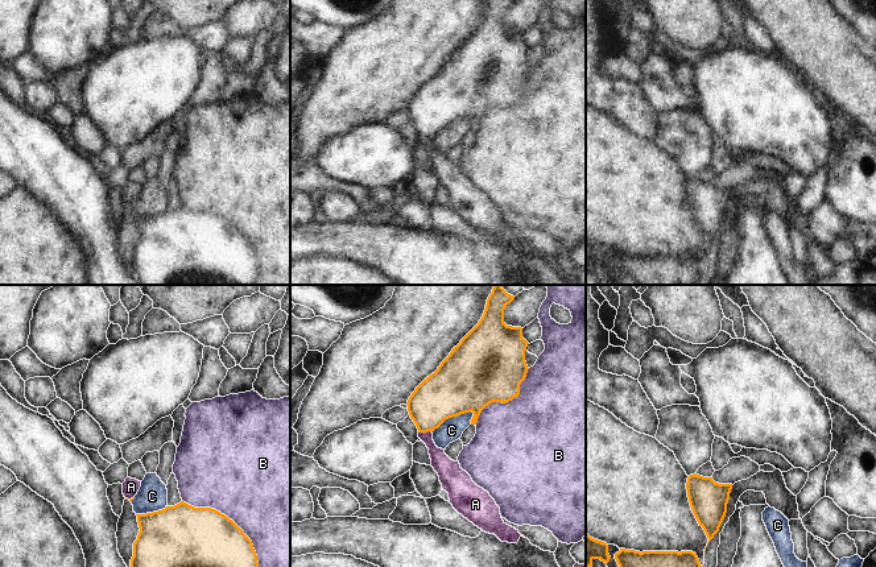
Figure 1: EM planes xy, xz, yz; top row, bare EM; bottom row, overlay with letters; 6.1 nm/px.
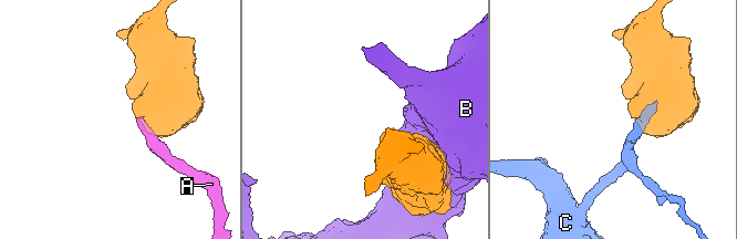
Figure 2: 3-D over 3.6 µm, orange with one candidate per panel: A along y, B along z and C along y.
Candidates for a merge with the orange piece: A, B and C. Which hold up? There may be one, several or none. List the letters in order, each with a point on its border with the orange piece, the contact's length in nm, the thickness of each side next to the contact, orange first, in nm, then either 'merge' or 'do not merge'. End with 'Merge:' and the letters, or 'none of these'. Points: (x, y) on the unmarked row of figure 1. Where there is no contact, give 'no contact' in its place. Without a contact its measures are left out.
A: meets orange in xz at (425, 136); contact 90 nm long; 280 nm thick on the orange side, 120 nm on the other; merge
B: meets orange in xy at (236, 230); contact 650 nm long; 500 nm thick on the orange side, 500 nm on the other; do not merge
C: meets orange in xz at (453, 120); contact 280 nm long; 380 nm thick on the orange side, 140 nm on the other; do not merge
Merge: A

